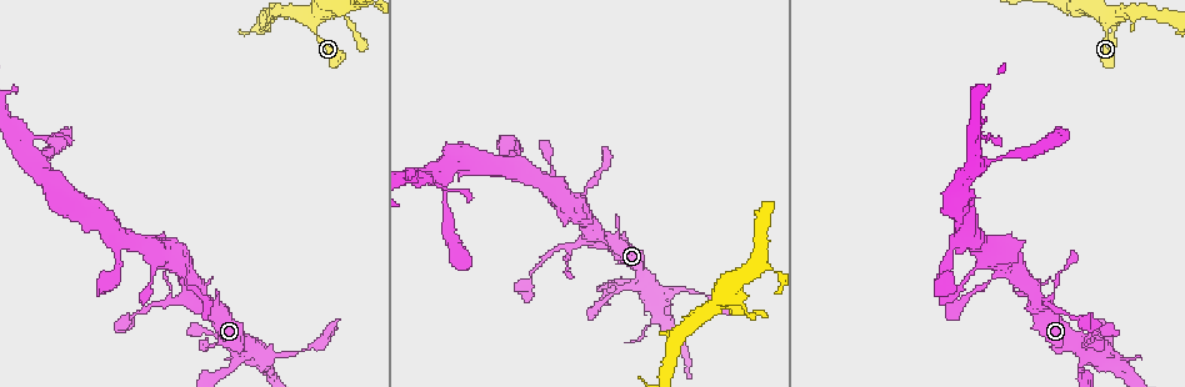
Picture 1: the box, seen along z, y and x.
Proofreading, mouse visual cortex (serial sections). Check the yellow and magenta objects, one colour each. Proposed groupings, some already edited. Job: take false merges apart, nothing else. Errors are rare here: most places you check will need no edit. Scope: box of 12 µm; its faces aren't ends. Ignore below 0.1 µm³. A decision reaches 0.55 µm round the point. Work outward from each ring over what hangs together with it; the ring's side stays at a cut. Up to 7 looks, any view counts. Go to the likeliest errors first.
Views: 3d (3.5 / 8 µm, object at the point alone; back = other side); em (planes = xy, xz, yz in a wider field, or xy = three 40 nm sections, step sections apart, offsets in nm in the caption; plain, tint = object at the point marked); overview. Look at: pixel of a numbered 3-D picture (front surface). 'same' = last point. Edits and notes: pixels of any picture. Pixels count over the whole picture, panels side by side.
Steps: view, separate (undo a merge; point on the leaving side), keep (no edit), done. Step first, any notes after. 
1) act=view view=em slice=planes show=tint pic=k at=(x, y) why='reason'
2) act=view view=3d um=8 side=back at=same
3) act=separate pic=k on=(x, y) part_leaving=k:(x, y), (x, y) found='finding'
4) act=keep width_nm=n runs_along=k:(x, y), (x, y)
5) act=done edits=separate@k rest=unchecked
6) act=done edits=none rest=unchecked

act=view view=3d um=3.5 pic=1 at=(721, 302) why='calibre changes'

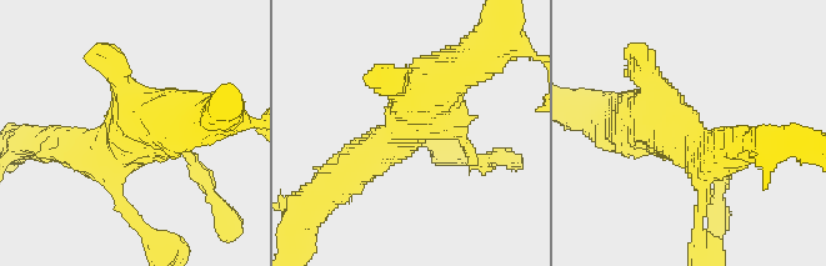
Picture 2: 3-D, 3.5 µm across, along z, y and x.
act=view view=em slice=xy step=5 show=plain pic=2 at=(406, 129) arms=4 arm_widths_nm=150,250,500,600 why='need the tissue'

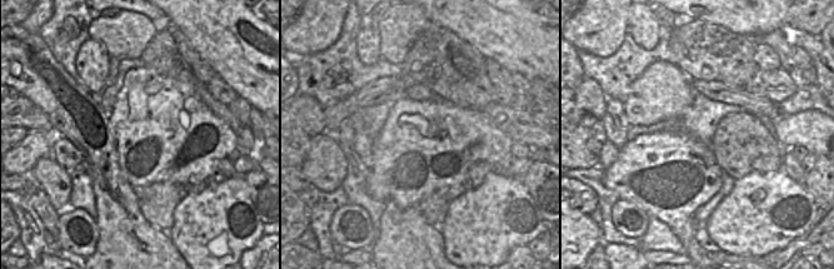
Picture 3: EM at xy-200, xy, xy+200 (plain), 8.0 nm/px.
act=view view=em slice=xy step=5 show=tint at=same

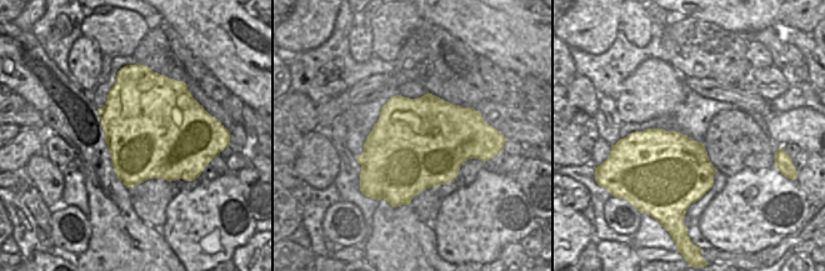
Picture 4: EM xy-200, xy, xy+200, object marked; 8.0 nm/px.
act=keep runs_along=2:(699, 215), (696, 154), (631, 115) found='one cell here'

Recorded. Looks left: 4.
act=view view=em slice=xy step=2 show=tint pic=1 at=(235, 356) why='four arms meet'

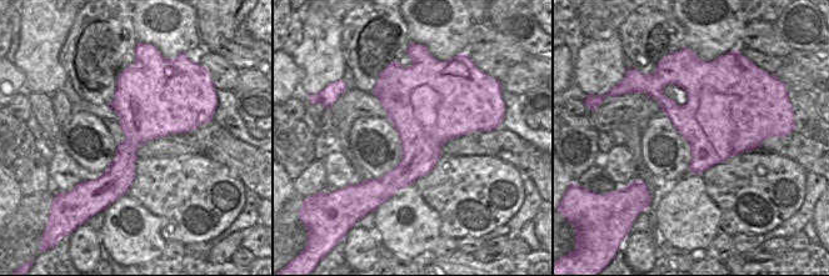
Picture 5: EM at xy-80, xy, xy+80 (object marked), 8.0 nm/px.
act=view view=3d um=3.5 side=back at=same

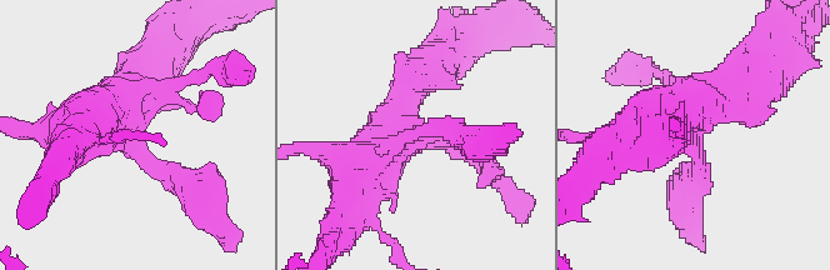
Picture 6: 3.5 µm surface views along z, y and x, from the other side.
act=keep found='all the same cell'

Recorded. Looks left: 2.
act=view view=3d um=3.5 pic=1 at=(185, 268) why='narrows sharply'

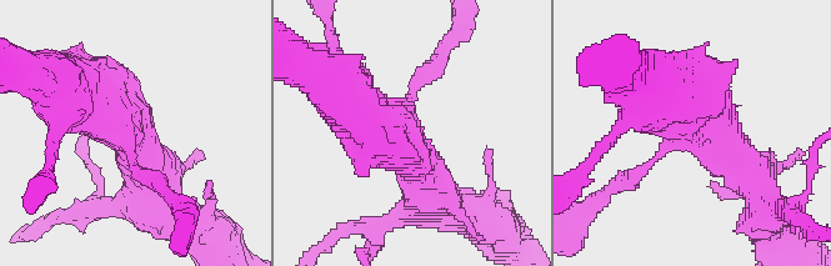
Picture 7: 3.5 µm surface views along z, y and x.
act=view view=em slice=xy step=1 show=tint pic=7 at=(412, 138) arms=3 arm_widths_nm=150,500,600 why='need the tissue'

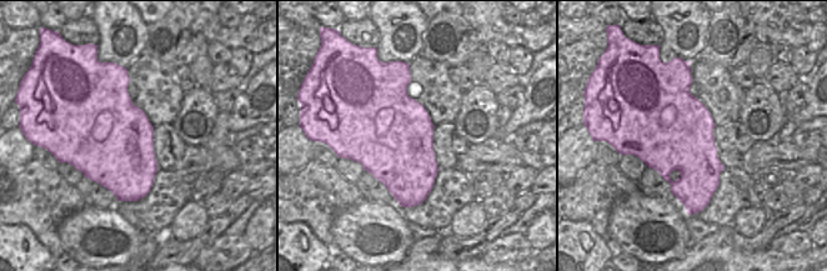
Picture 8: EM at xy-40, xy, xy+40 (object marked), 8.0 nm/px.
act=keep runs_along=7:(760, 191), (702, 103), (670, 84) found='all the same cell'

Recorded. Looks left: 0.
act=done edits=none rest=unchecked

